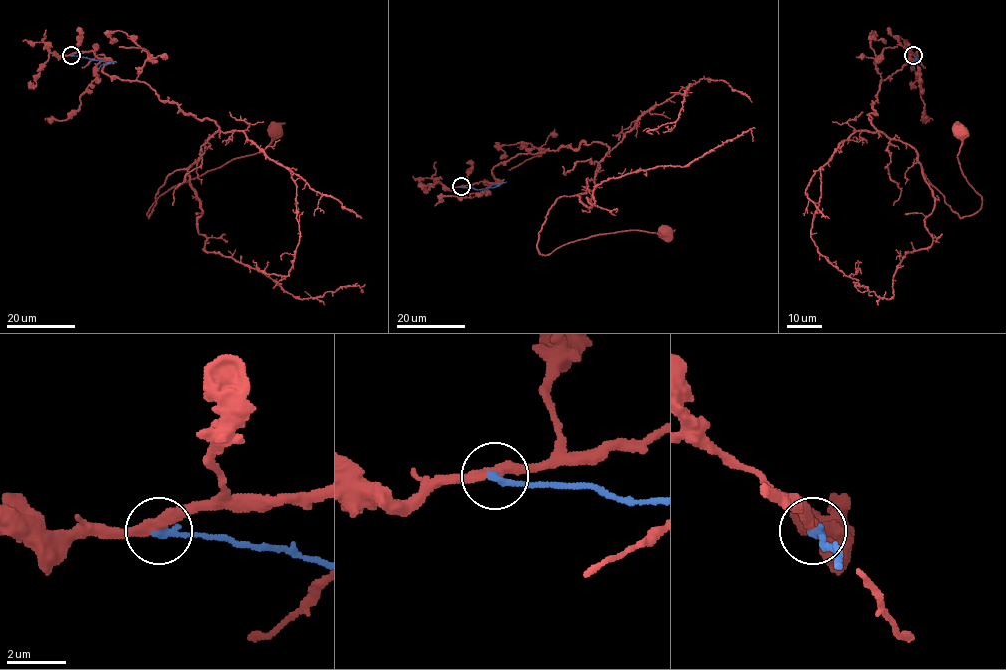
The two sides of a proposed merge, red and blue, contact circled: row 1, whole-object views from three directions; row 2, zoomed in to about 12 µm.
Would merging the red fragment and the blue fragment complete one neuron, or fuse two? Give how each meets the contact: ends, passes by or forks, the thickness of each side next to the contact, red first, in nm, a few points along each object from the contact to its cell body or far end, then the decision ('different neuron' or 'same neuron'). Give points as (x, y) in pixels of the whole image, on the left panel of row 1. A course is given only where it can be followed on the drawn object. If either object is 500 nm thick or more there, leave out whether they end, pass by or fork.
red passes by | blue ends | 320/240 nm | red via (71, 55), (92, 51), (104, 73), (214, 122), (148, 217), (168, 190), (262, 151), (273, 130) | blue via (71, 55), (107, 62), (98, 69) | different neuron

